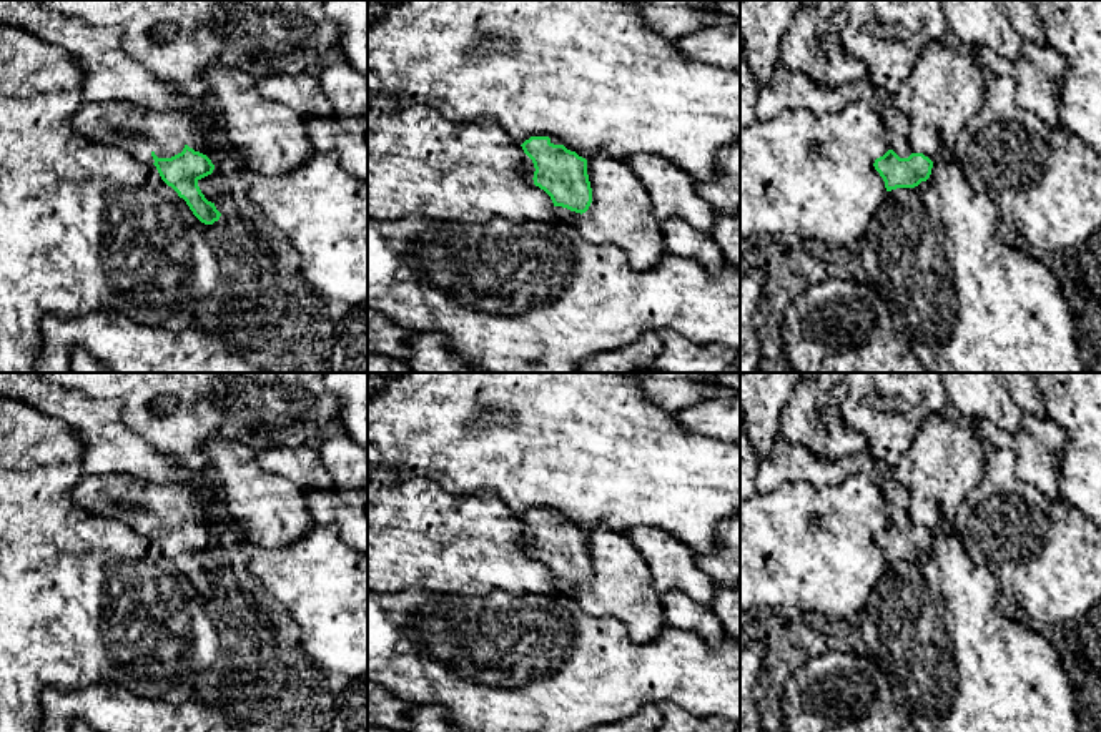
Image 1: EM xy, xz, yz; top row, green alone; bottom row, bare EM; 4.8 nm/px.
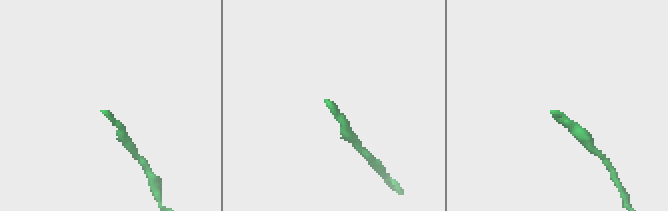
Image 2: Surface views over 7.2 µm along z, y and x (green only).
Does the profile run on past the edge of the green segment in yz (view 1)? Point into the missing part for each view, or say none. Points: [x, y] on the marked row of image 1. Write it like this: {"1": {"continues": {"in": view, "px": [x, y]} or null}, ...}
{"1": {"continues": {"in": "yz", "px": [787, 90]}}}

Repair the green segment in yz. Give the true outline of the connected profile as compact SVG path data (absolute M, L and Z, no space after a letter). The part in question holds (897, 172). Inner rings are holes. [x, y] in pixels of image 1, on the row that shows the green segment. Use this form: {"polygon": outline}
{"polygon": "M778 60L768 83L758 83L755 101L757 120L768 121L783 110L838 113L848 103L863 100L881 118L890 150L873 166L885 181L886 191L915 188L931 175L933 161L913 153L908 145L910 121L893 105L893 95L876 88L868 78L838 87L822 87L803 73L793 73Z"}

